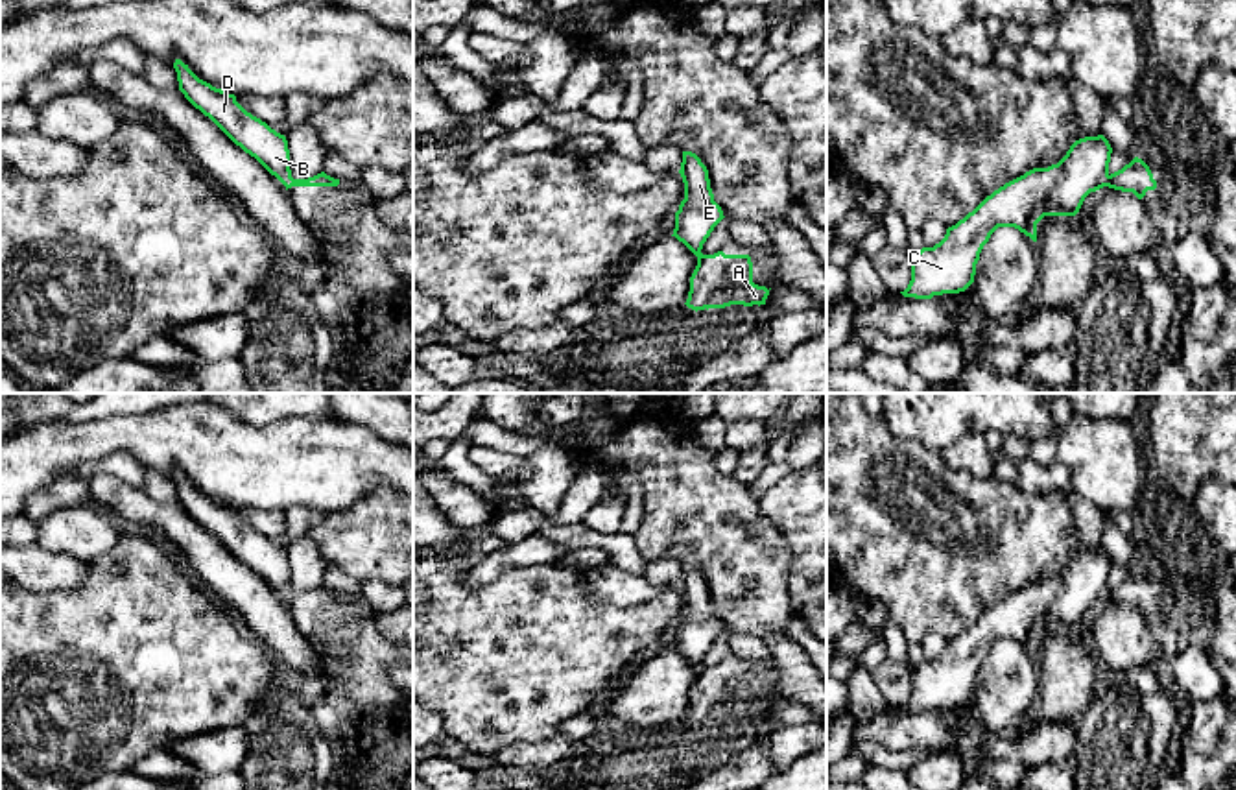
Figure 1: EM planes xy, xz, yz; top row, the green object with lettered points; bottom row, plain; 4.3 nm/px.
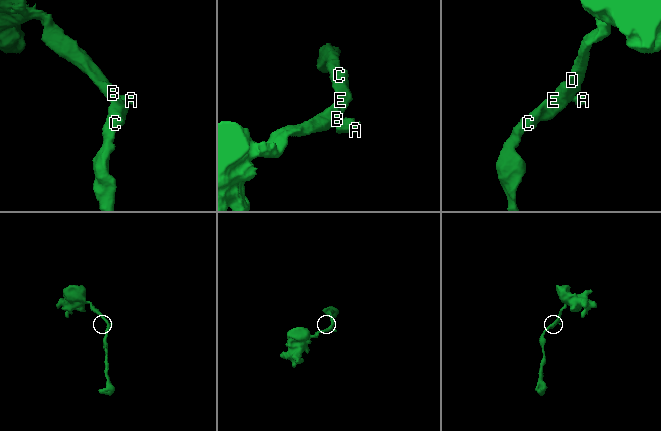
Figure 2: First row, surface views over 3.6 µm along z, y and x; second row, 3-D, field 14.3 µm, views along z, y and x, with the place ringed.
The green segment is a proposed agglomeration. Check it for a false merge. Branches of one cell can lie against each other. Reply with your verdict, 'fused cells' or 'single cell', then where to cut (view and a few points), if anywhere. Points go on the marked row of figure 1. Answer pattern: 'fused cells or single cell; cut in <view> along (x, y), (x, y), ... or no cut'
fused cells; cut in yz along (1109, 176), (1104, 185)

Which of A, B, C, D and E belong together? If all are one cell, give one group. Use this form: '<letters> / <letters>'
A / B C D E

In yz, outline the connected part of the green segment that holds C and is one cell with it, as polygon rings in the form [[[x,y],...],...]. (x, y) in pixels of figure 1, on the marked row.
[[[1103,135],[1076,140],[1066,155],[1048,168],[1033,168],[987,196],[972,212],[946,229],[933,247],[922,247],[911,257],[911,281],[904,297],[932,299],[943,293],[965,292],[976,275],[983,245],[998,227],[1015,227],[1037,242],[1037,223],[1044,216],[1076,216],[1090,192],[1105,186],[1112,148]]]

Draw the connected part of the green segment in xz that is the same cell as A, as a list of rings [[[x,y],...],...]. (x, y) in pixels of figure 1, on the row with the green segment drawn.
[[[703,255],[690,277],[686,306],[692,310],[725,308],[731,305],[766,305],[769,290],[753,282],[749,255]]]

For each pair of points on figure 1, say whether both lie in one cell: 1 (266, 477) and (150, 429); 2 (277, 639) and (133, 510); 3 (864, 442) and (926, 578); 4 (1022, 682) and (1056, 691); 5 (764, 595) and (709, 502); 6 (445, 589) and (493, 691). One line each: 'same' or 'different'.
1: same
2: same
3: same
4: different
5: same
6: same

